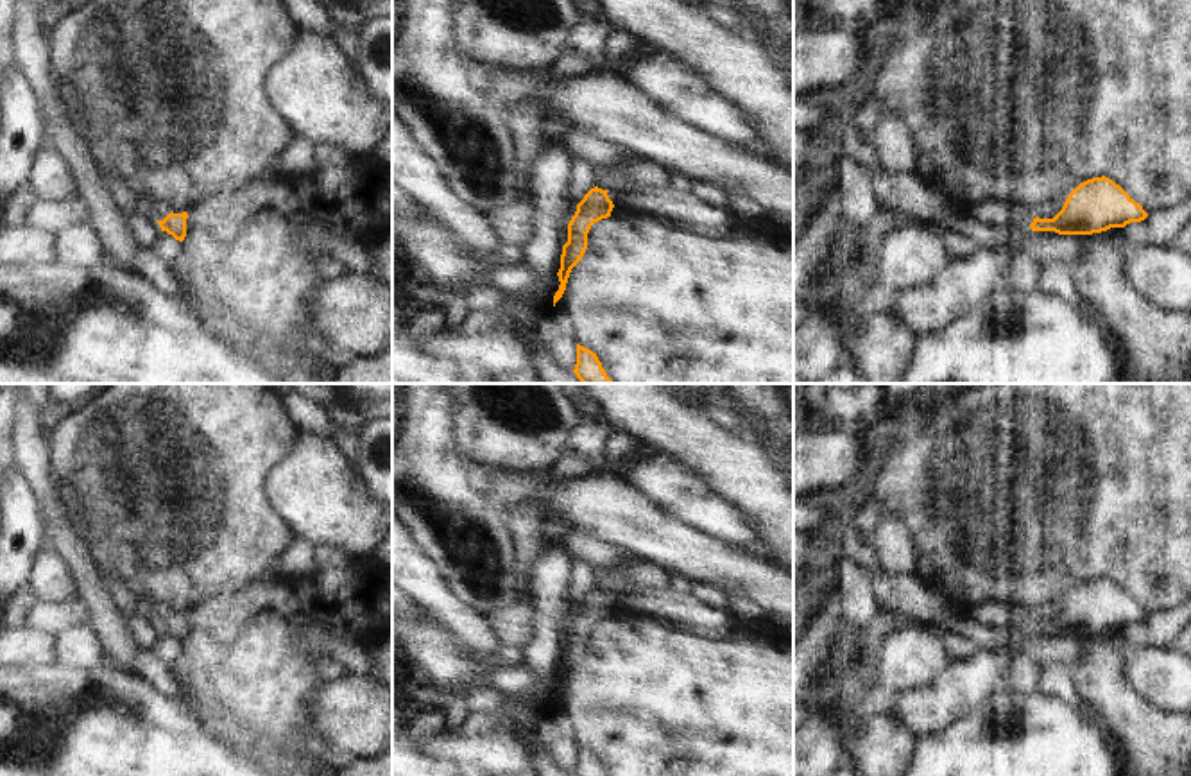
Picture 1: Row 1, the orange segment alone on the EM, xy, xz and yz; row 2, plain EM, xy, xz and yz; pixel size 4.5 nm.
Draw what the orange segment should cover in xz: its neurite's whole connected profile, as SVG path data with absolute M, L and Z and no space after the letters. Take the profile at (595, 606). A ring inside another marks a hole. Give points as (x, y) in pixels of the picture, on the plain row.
M595 588L577 606L577 613L568 625L568 643L562 647L561 670L557 674L561 686L553 697L553 708L566 692L571 670L587 651L591 627L611 618L614 608L634 616L650 616L673 631L700 638L725 640L736 629L733 615L711 609L686 593L647 591L643 595L621 595Z

